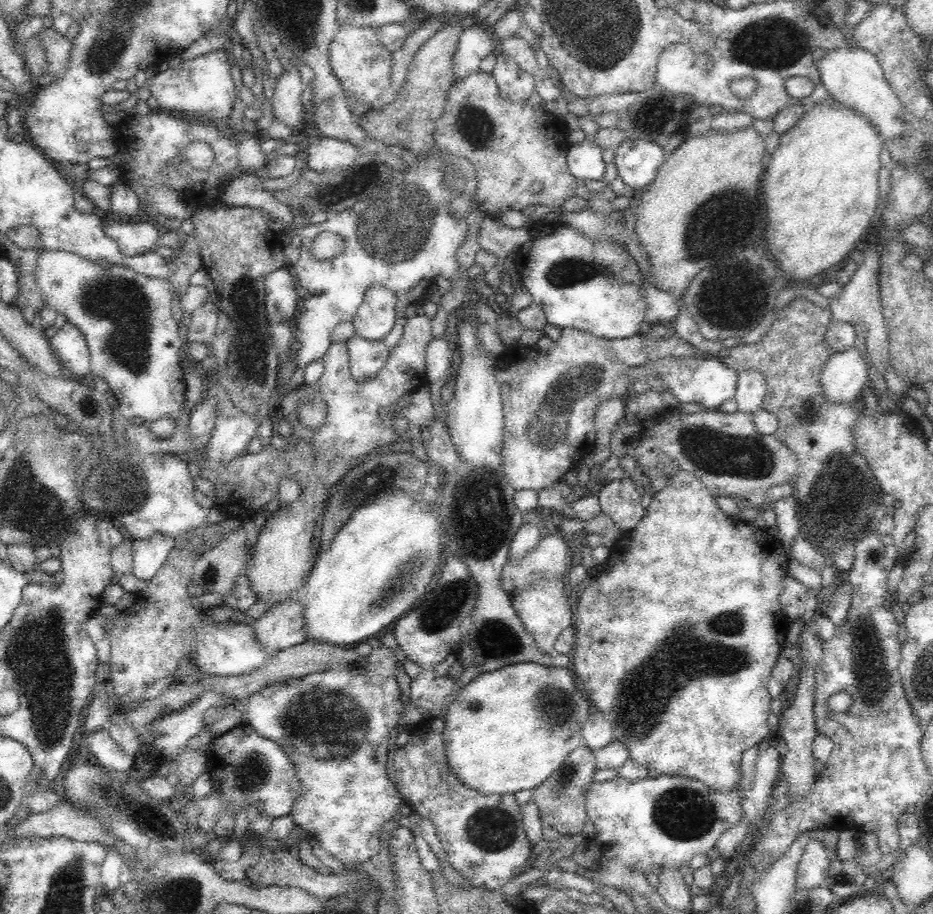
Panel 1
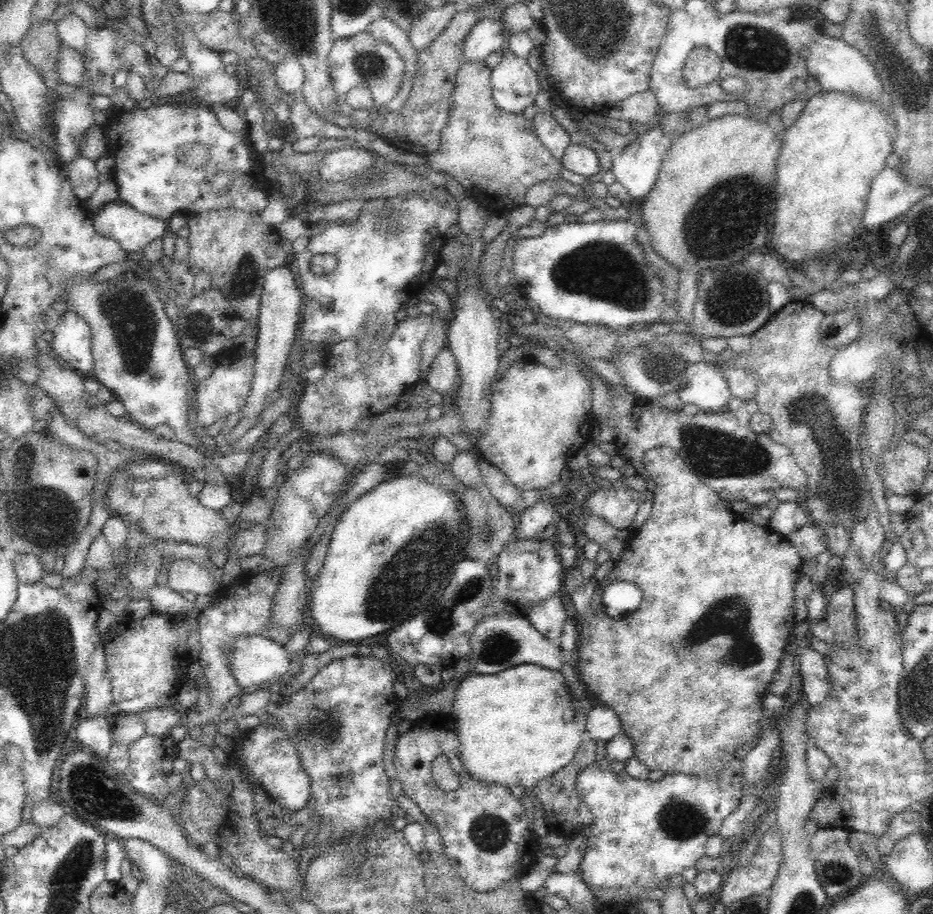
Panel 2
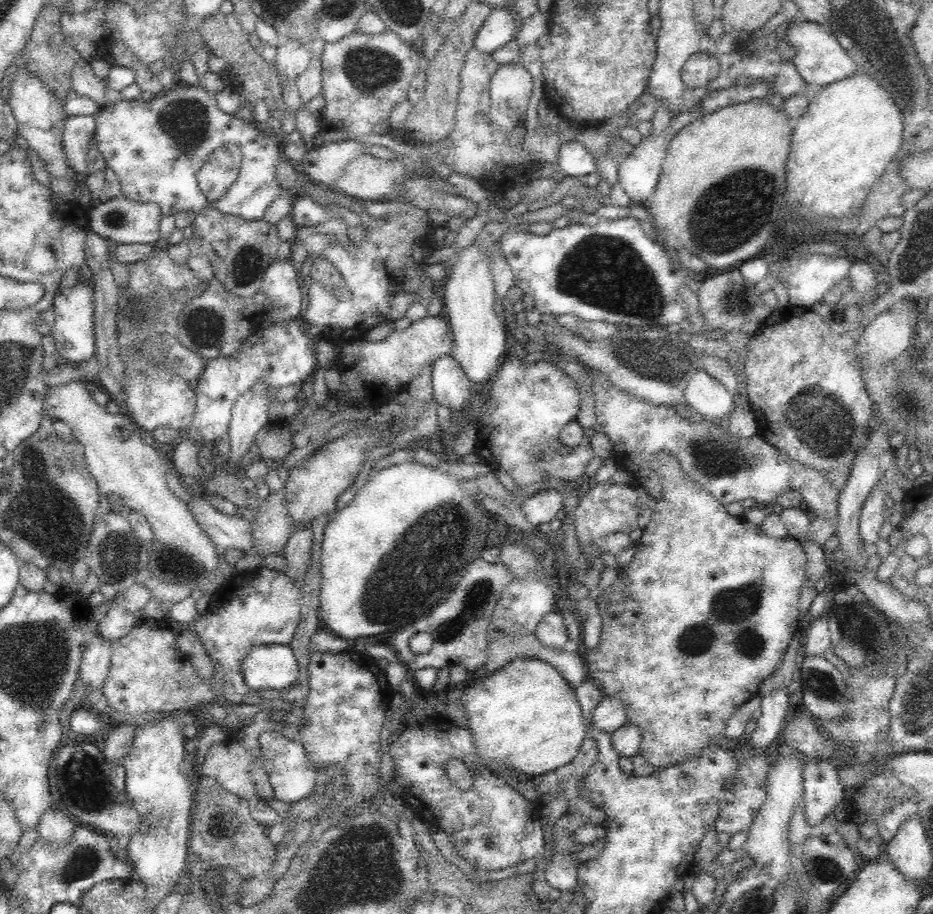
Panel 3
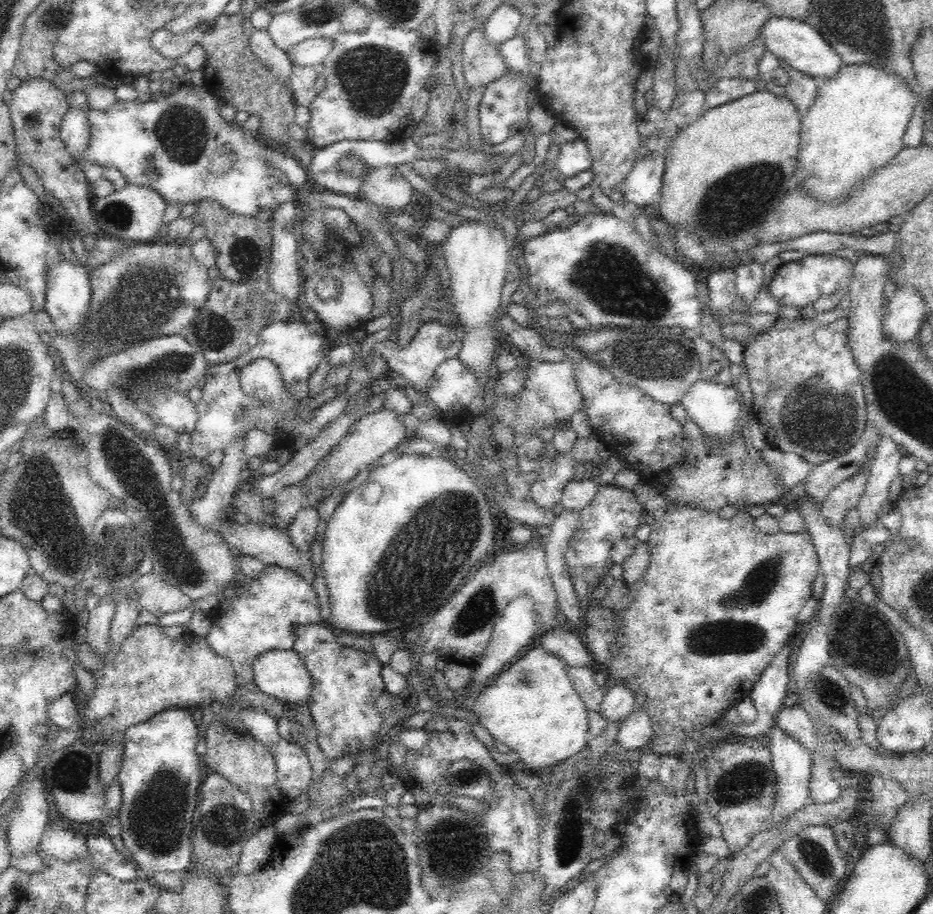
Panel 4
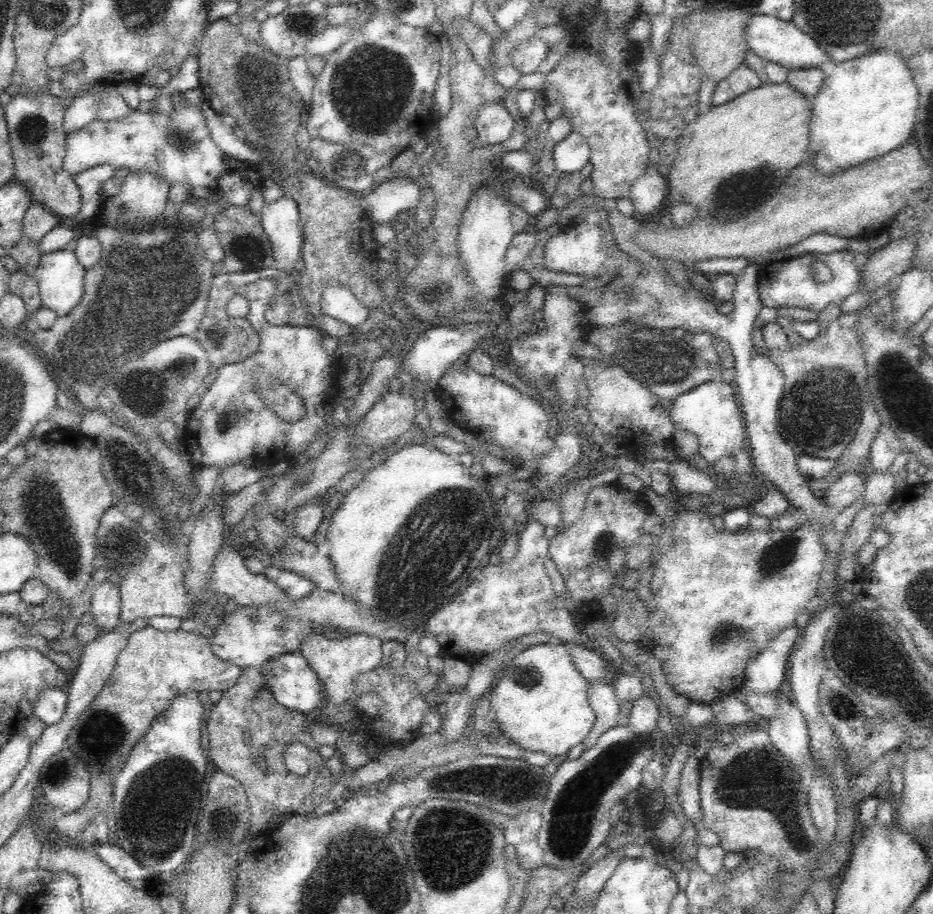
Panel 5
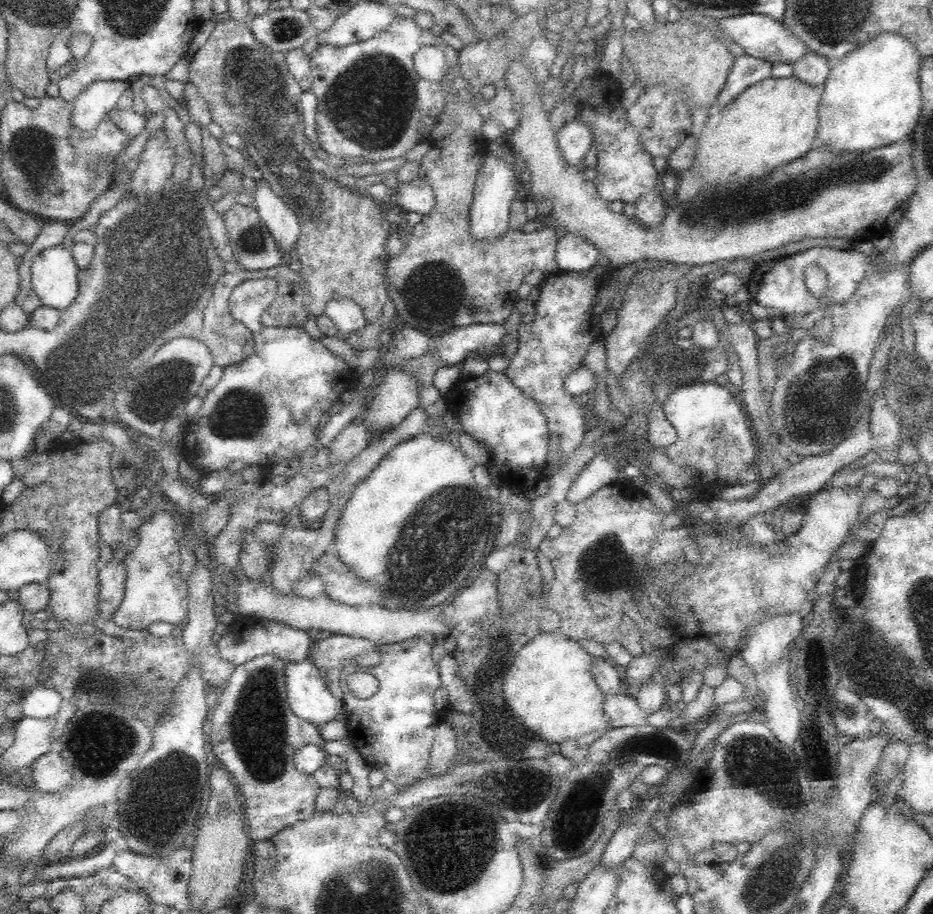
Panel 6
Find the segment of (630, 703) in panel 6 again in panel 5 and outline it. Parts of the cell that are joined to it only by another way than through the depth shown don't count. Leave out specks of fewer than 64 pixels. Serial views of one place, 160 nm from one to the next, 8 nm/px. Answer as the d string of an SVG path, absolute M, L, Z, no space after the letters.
M607 680L588 682L588 701L594 709L596 718L592 730L583 740L583 750L588 750L610 728L626 724L620 713L620 702L616 699L613 683Z

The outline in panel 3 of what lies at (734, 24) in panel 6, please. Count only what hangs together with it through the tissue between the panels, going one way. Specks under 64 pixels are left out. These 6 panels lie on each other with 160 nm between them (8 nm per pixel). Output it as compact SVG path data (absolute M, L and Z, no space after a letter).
M807 21L794 23L788 27L786 41L794 47L793 63L808 84L826 86L859 73L856 61L841 47L836 36L822 30L820 24Z

